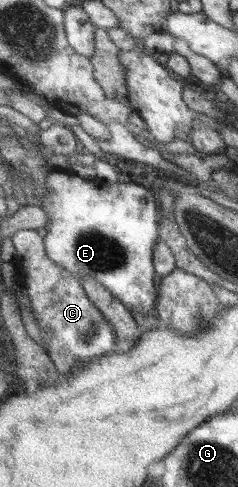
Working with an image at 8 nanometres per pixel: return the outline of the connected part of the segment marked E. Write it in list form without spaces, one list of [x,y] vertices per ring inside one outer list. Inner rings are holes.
[[[51,170],[48,175],[47,180],[47,194],[45,198],[38,203],[39,206],[49,215],[49,224],[45,226],[46,236],[44,237],[45,251],[48,252],[49,259],[53,259],[57,265],[67,269],[69,273],[73,273],[73,277],[81,280],[81,277],[85,275],[95,278],[95,281],[105,285],[108,291],[111,291],[117,299],[125,305],[129,310],[134,309],[139,313],[151,314],[149,310],[153,308],[155,304],[155,298],[157,298],[157,288],[155,288],[155,260],[153,260],[153,248],[156,248],[157,240],[159,240],[159,230],[158,221],[159,213],[157,208],[159,207],[159,200],[156,199],[153,194],[143,185],[139,185],[133,181],[129,183],[107,183],[107,181],[102,179],[102,176],[97,176],[96,178],[85,179],[79,178],[79,175],[73,174],[63,174],[63,171]]]

